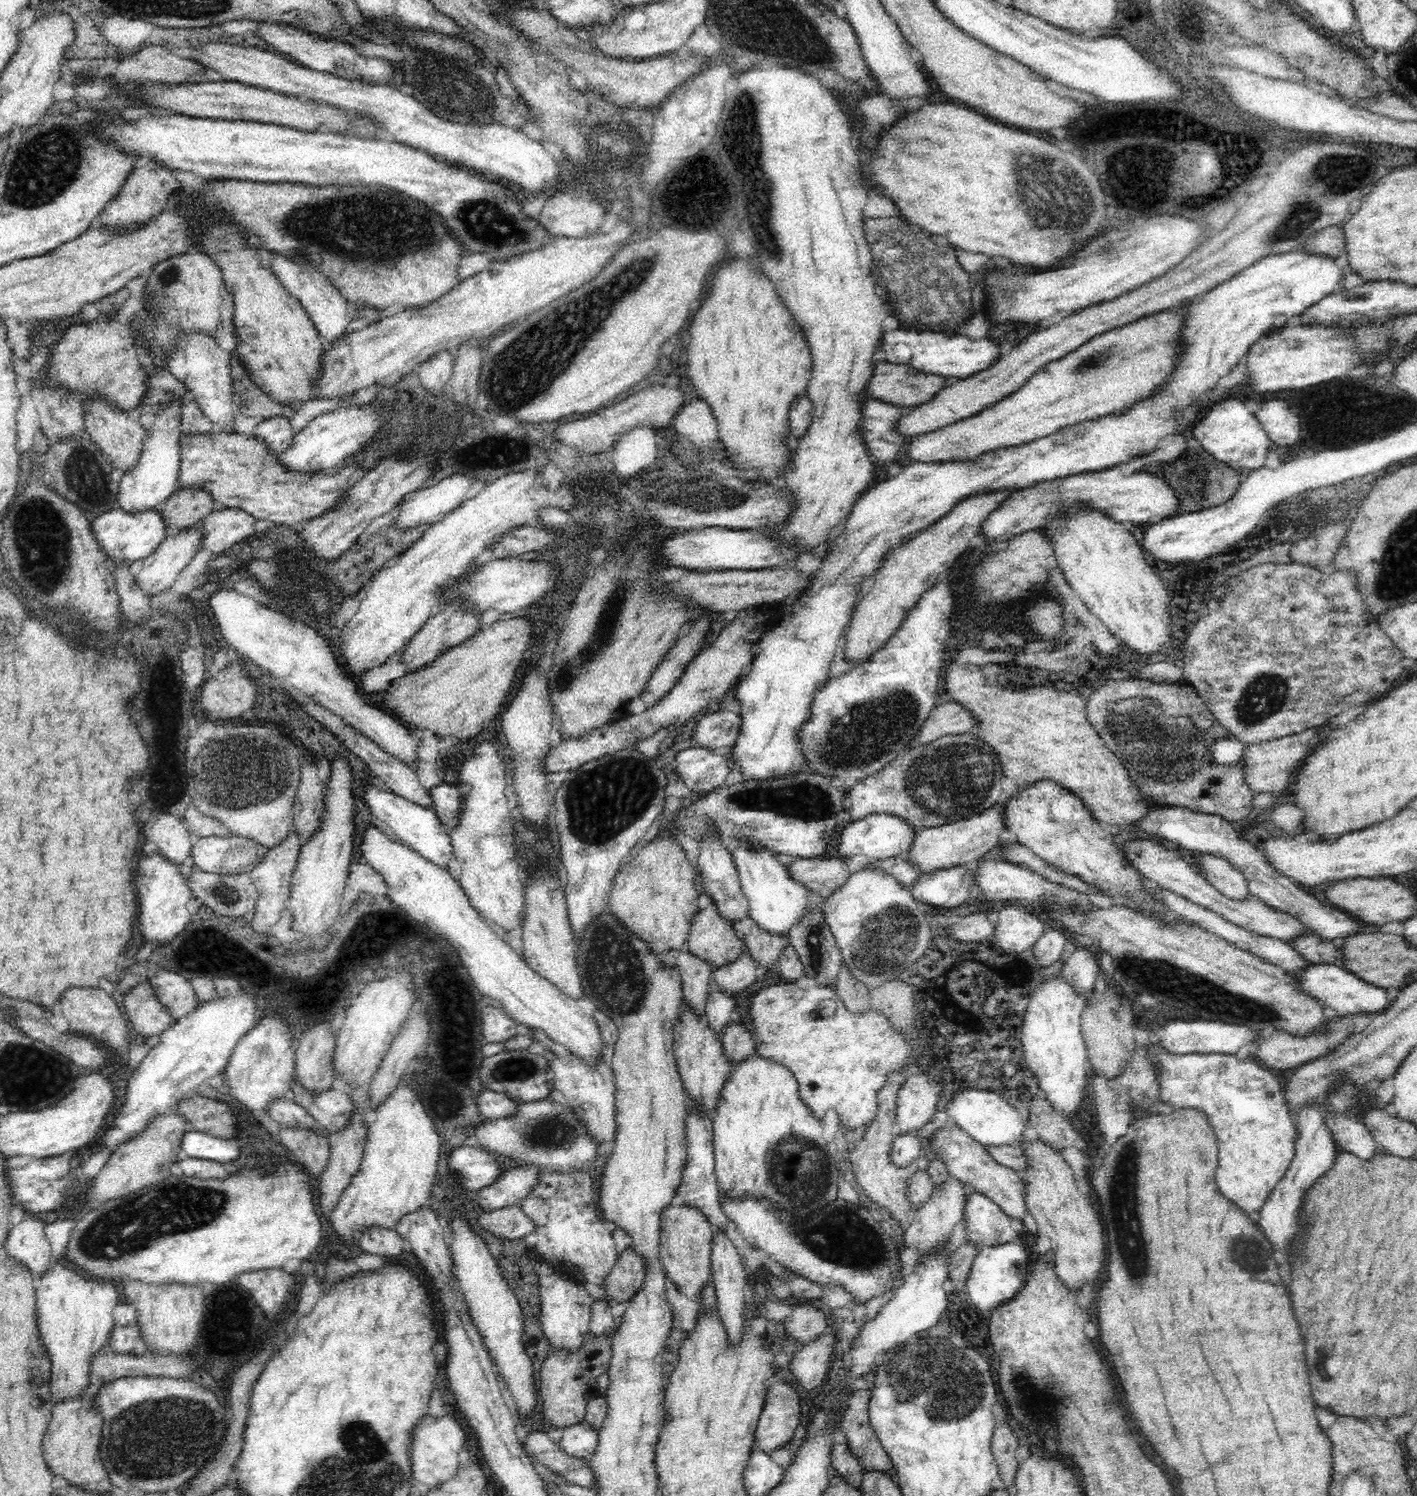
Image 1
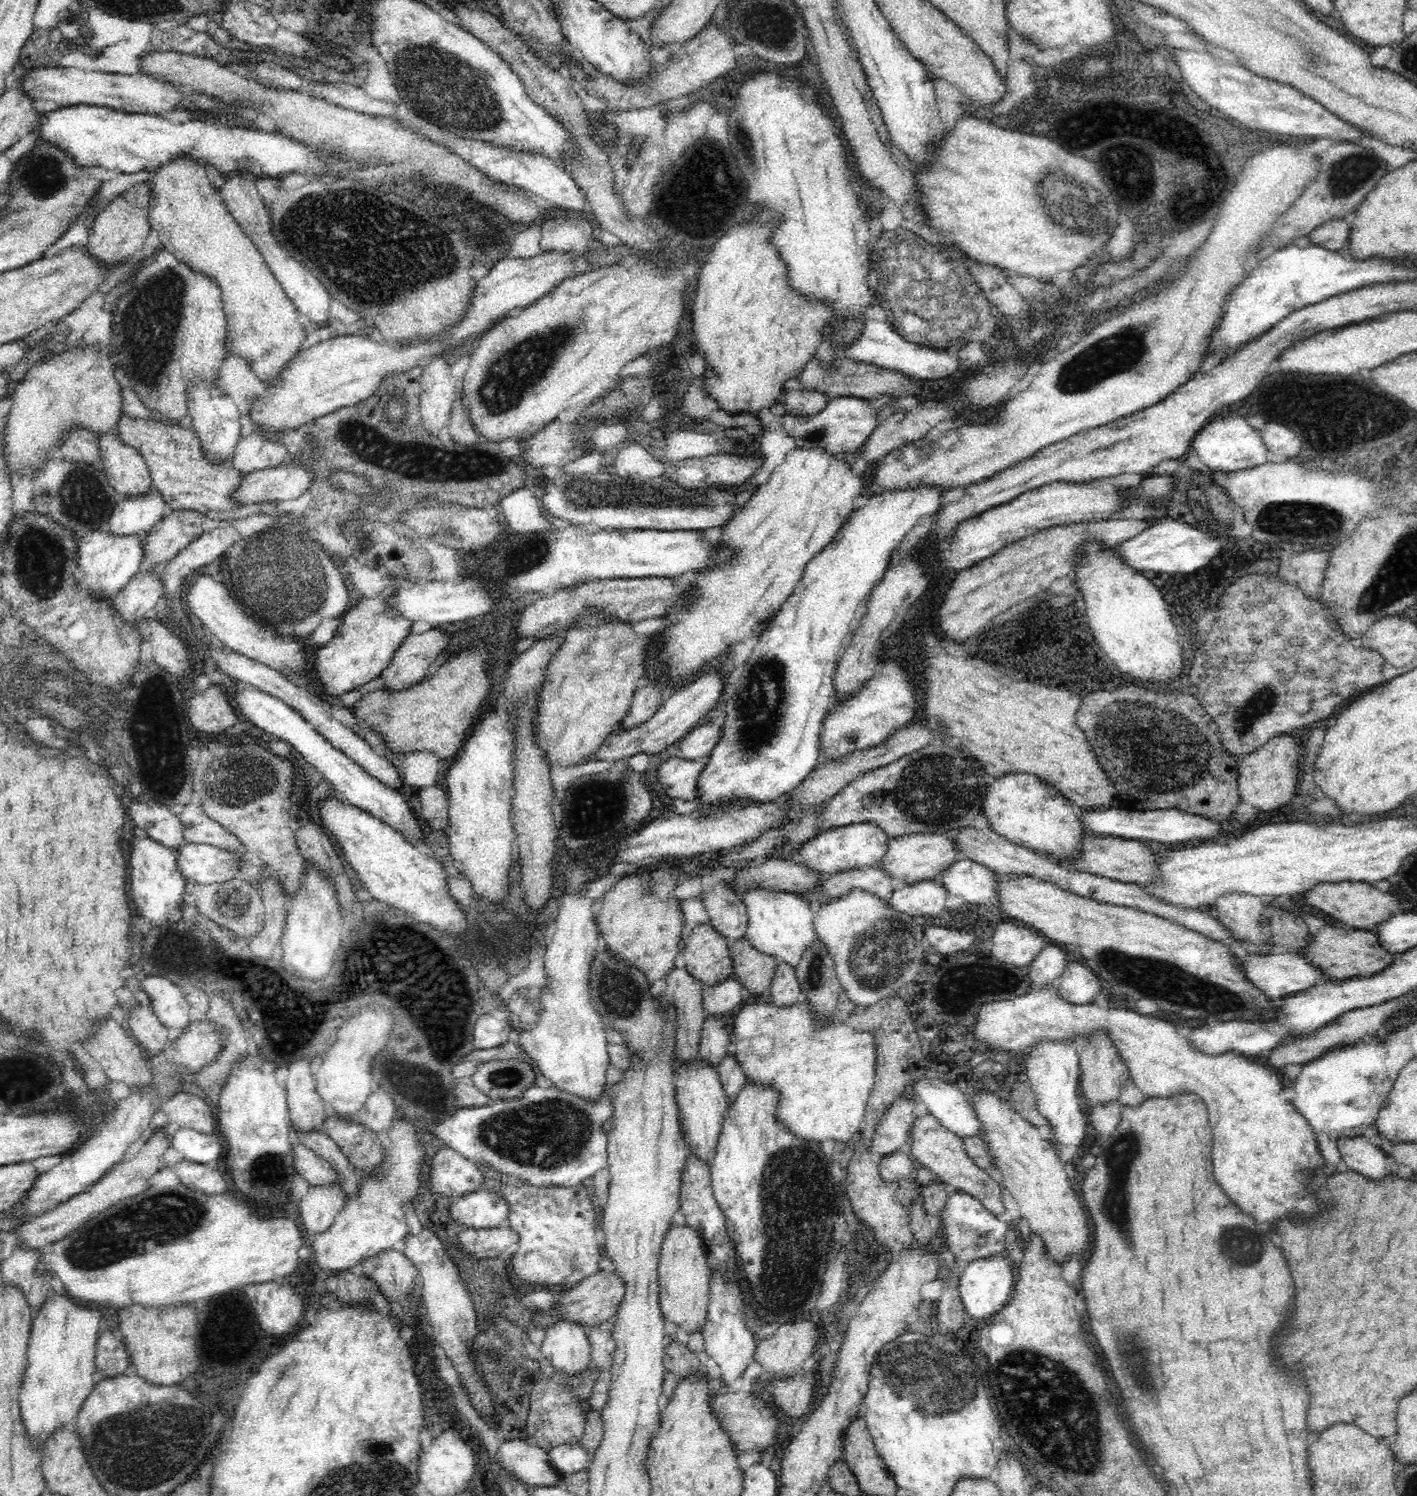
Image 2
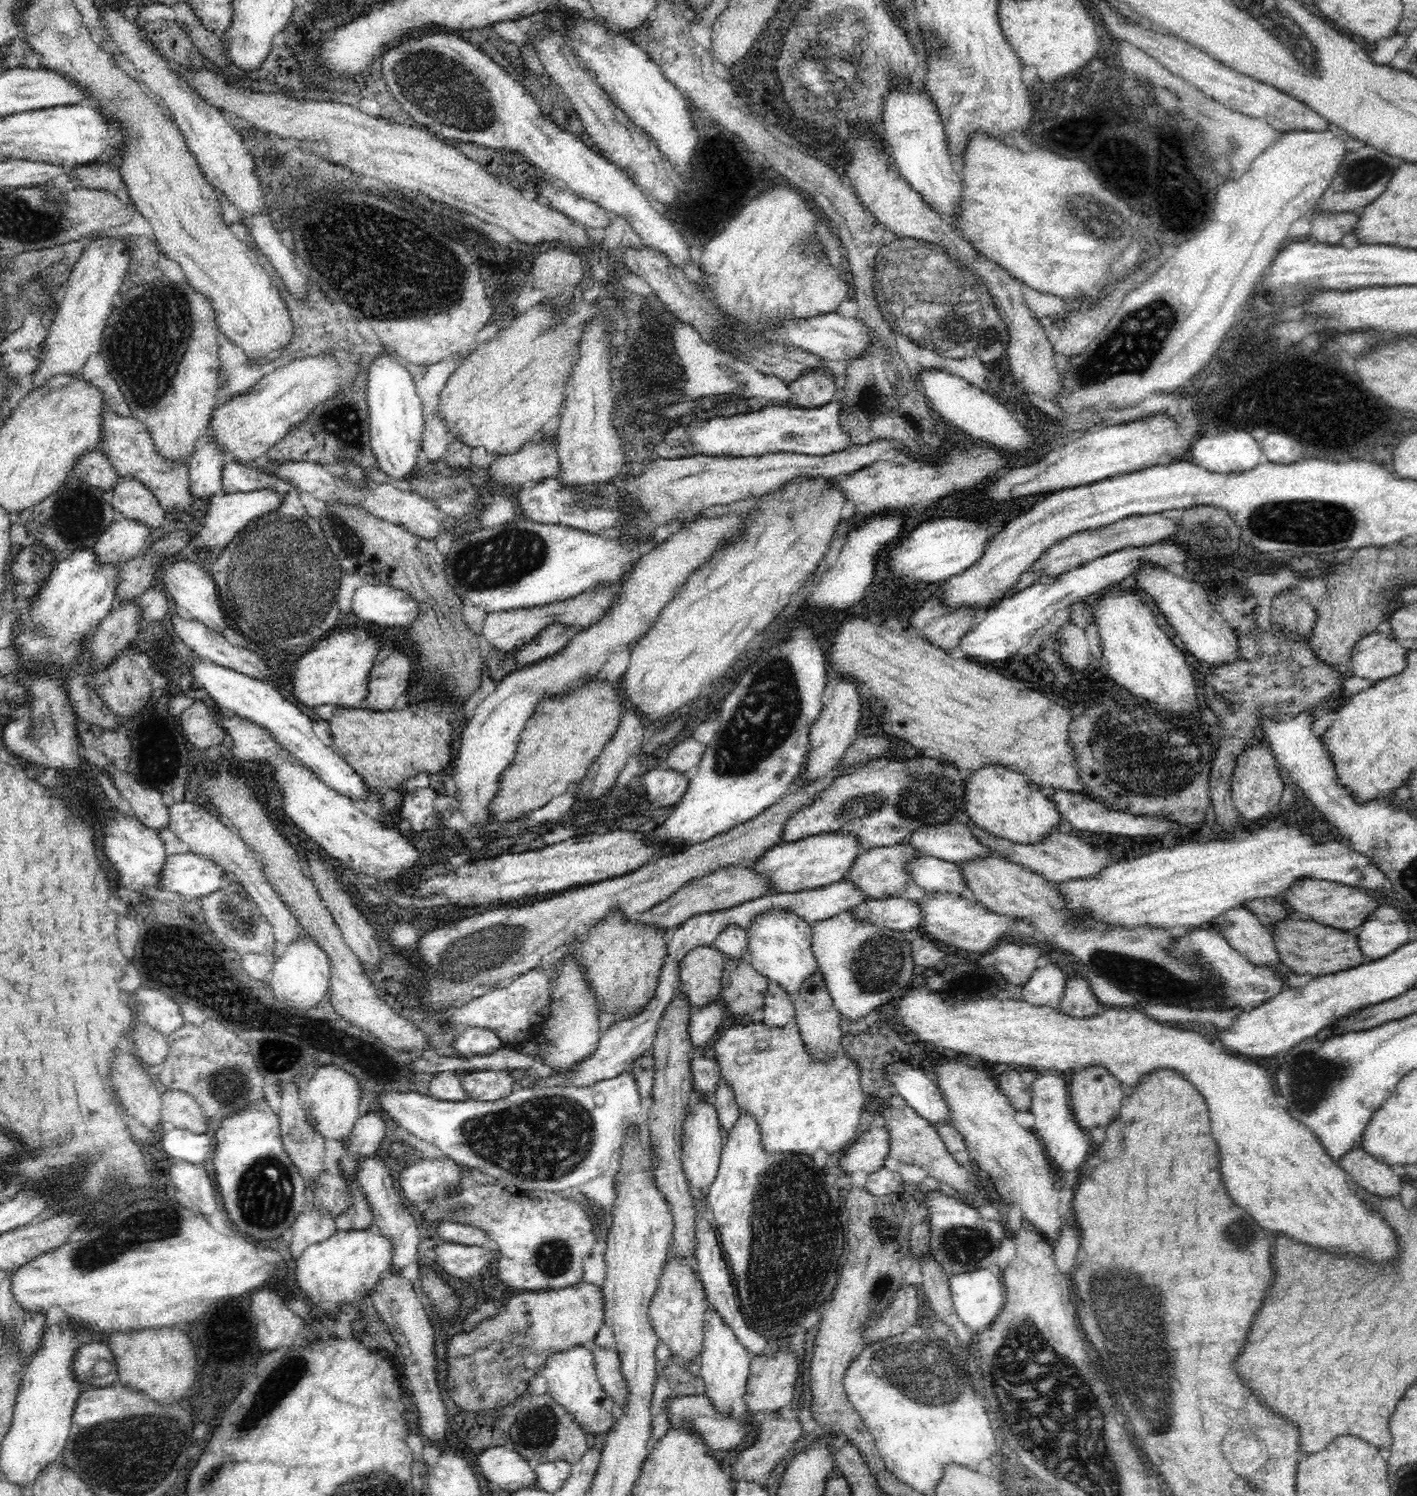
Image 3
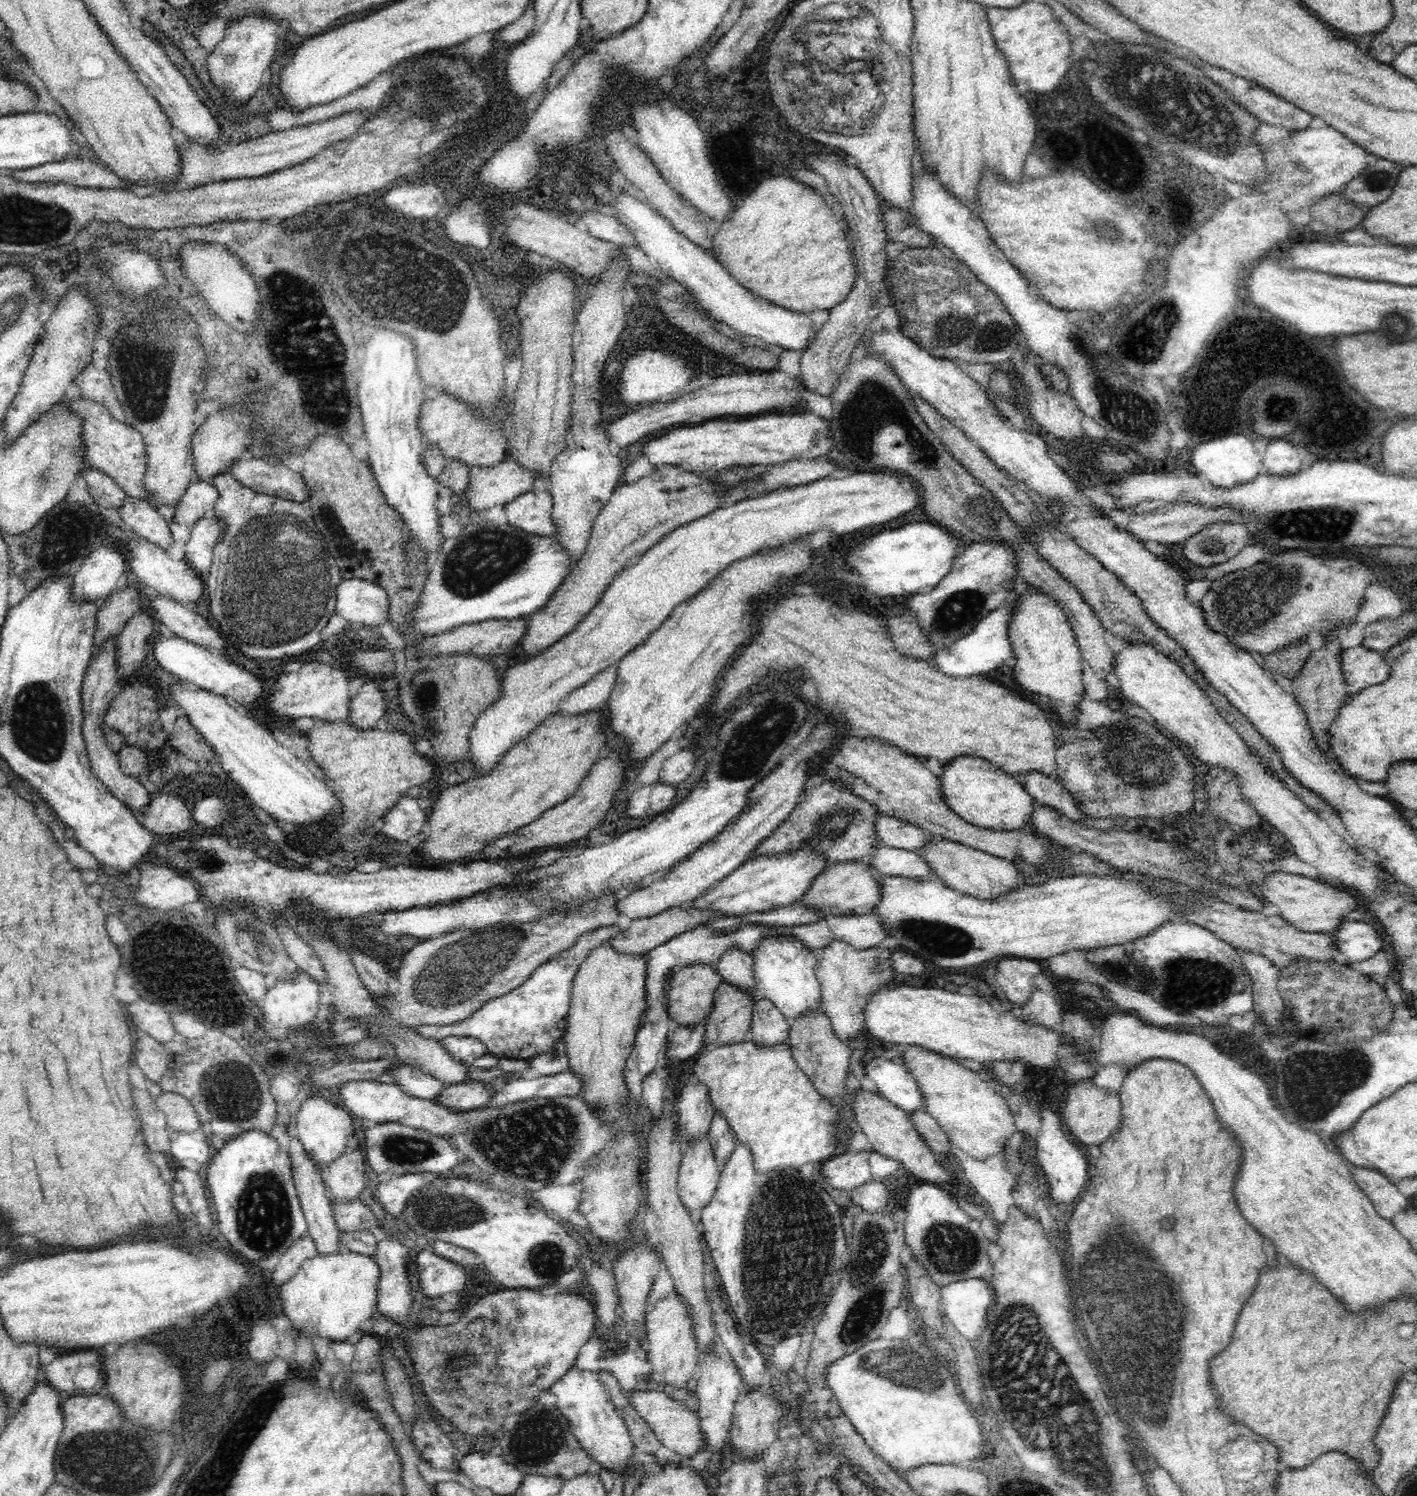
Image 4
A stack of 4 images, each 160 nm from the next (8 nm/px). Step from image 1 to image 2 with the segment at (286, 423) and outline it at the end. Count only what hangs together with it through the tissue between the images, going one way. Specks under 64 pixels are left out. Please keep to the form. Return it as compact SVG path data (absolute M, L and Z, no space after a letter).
M253 431L240 439L231 457L231 466L242 471L245 476L256 470L274 468L287 458L286 446L268 440L259 431Z

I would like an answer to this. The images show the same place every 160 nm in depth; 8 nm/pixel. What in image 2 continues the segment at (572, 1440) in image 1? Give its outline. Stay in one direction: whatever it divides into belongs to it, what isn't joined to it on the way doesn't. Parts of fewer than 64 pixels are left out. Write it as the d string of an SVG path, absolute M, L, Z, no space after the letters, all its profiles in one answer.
M581 1441L560 1444L548 1450L549 1462L564 1477L572 1473L587 1470L592 1460L592 1455L581 1444Z

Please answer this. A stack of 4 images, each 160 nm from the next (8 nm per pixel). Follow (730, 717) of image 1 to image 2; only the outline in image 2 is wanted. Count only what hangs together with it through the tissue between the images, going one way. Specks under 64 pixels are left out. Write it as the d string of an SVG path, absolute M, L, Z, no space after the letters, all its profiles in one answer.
M714 723L693 728L678 744L678 755L686 760L698 760L709 756L721 739L721 726Z

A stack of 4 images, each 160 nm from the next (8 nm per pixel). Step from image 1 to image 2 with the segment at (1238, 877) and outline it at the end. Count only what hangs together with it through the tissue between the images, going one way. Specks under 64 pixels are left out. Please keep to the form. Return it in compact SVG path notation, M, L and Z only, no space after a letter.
M1228 892L1216 898L1214 910L1218 921L1226 925L1235 940L1264 944L1271 934L1261 925L1261 915L1267 912L1265 899L1241 892Z

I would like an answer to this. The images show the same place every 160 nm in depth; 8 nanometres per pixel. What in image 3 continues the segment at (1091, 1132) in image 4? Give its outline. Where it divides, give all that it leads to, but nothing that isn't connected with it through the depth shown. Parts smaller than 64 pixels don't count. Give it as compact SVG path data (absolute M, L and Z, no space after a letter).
M1086 1066L1075 1073L1069 1082L1069 1102L1075 1115L1075 1121L1083 1128L1090 1131L1090 1128L1107 1128L1121 1110L1121 1102L1125 1097L1123 1084L1112 1075L1106 1066Z

